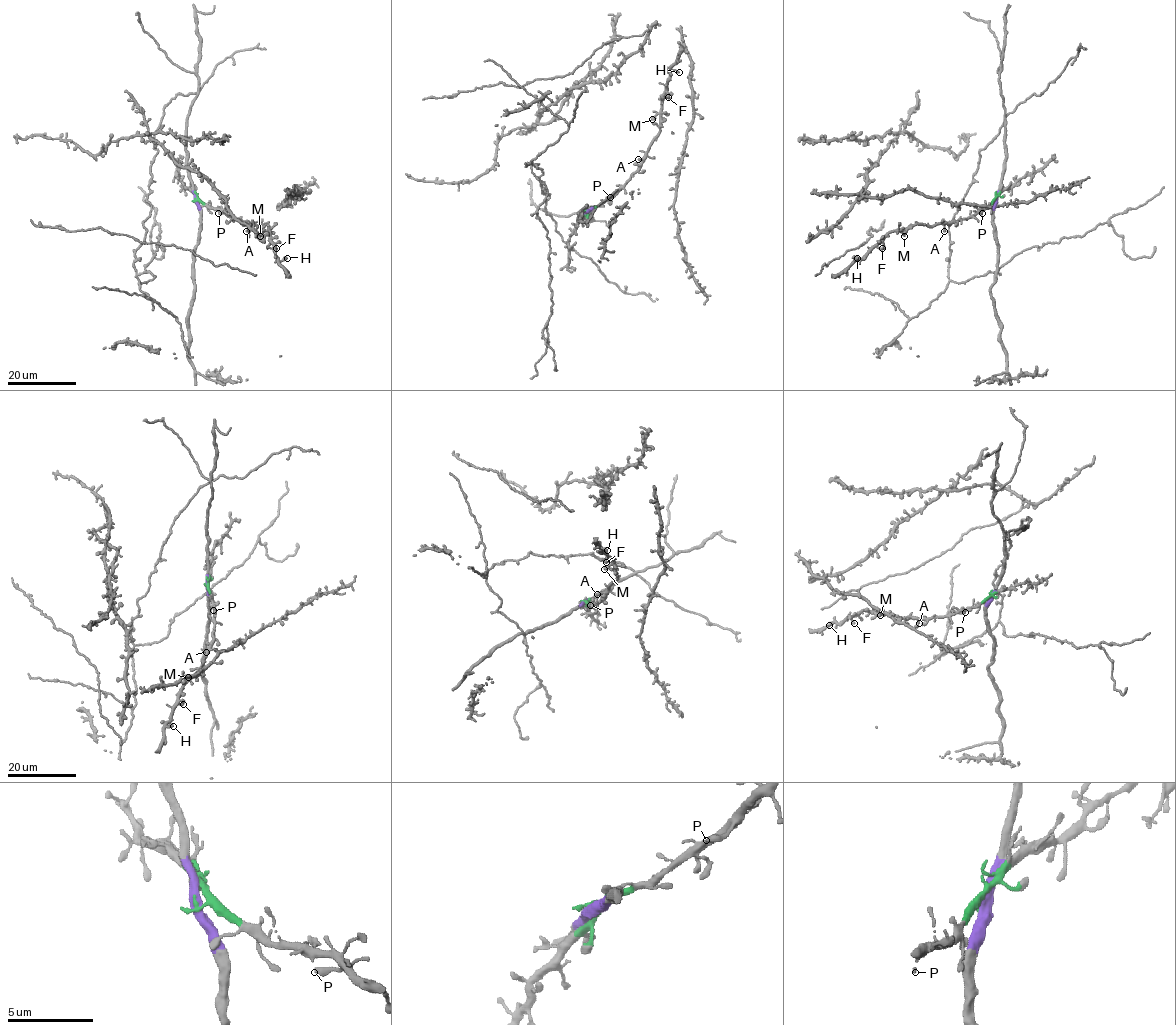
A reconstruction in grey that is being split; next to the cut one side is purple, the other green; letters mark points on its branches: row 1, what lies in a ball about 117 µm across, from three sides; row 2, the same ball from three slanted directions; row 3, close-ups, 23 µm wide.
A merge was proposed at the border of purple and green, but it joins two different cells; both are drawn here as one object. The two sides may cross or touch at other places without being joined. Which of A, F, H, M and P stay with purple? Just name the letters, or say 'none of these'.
none of these

